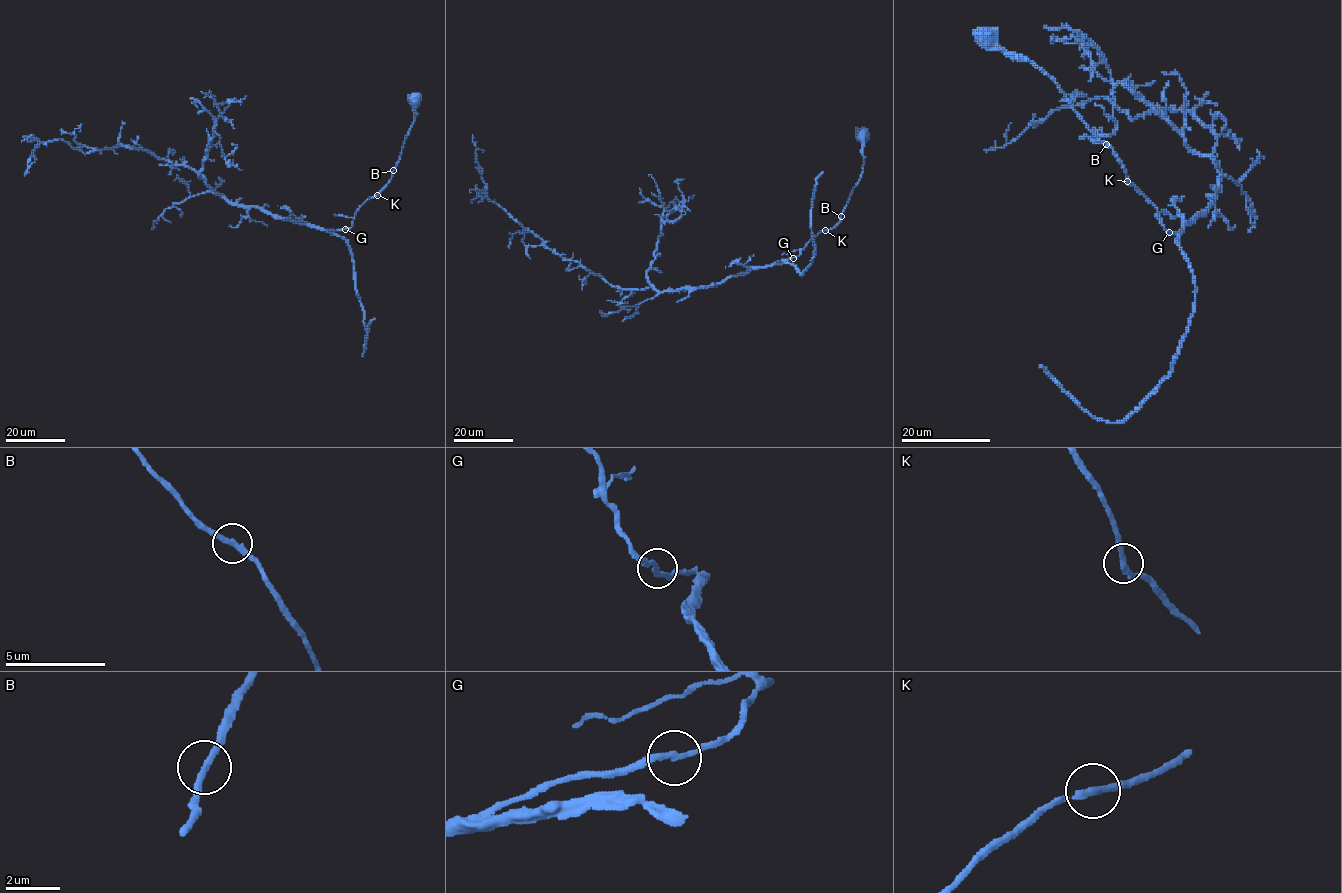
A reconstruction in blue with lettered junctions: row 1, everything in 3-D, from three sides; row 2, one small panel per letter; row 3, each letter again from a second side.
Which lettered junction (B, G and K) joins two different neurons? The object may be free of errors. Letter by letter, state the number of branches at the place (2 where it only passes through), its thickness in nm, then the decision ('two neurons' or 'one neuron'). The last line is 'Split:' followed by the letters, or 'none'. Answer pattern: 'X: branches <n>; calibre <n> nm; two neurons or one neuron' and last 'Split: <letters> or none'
B: branches 2; calibre 260 nm; one neuron
G: branches 2; calibre 200 nm; one neuron
K: branches 2; calibre 280 nm; one neuron
Split: none

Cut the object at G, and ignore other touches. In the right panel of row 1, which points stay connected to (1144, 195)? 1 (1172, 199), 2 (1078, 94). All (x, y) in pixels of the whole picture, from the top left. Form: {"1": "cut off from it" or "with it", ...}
{"1": "cut off from it", "2": "cut off from it"}

